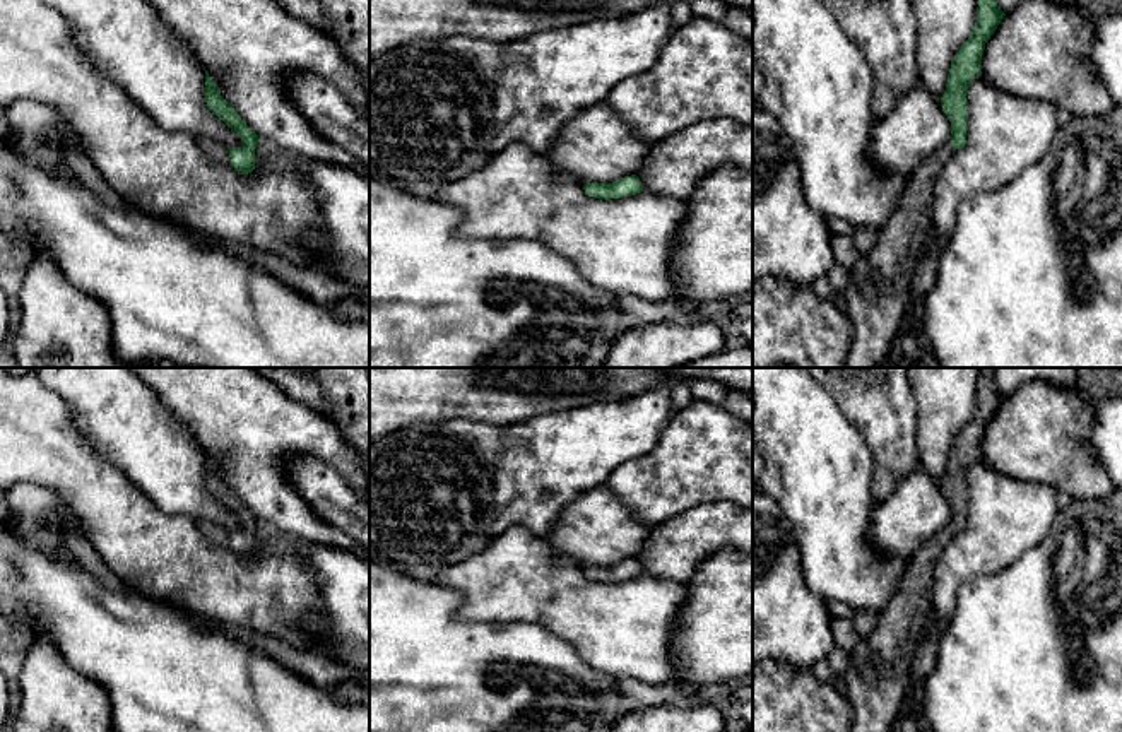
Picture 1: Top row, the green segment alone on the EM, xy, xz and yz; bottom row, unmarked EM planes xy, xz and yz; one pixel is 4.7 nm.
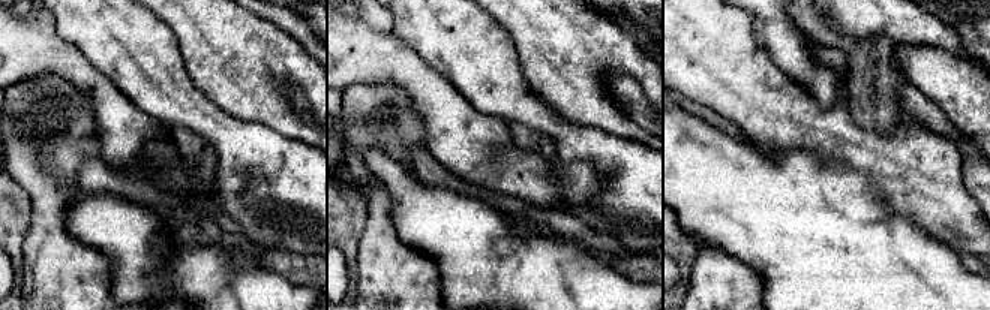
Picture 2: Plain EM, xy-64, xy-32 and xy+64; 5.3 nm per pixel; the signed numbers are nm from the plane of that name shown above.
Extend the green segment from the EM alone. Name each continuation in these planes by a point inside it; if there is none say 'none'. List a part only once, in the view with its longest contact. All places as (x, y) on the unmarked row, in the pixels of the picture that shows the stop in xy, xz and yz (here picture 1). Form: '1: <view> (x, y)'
1: xy (216, 536)

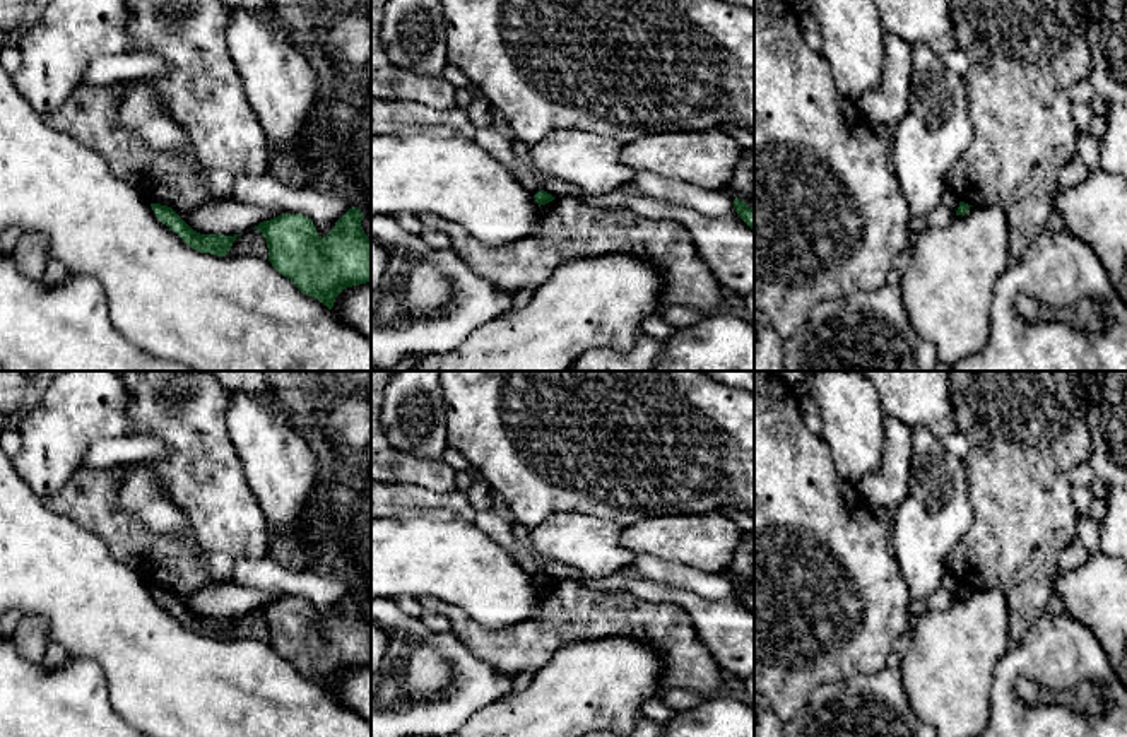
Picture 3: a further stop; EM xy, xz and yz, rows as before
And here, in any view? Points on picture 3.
none

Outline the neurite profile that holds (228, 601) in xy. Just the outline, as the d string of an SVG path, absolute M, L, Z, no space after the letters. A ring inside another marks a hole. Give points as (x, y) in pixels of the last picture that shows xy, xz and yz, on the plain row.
M219 583L197 590L186 598L180 598L193 614L200 617L243 617L263 604L270 604L284 595L257 587L236 583Z

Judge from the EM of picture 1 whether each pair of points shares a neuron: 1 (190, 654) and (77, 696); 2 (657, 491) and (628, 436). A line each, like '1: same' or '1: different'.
1: different
2: different

